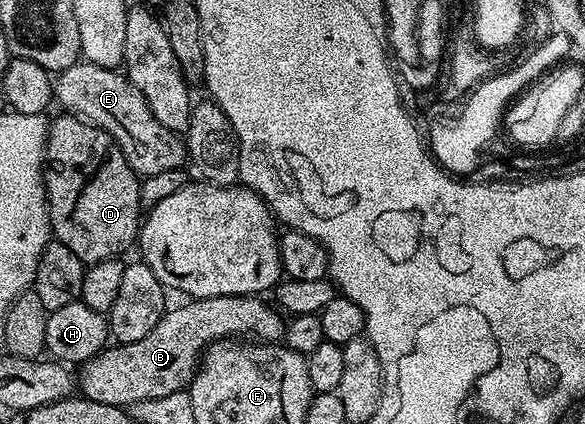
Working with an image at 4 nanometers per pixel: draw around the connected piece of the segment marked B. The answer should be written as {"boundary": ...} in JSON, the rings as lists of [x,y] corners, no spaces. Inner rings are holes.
{"boundary":[[[233,294],[232,296],[212,296],[211,298],[191,298],[183,301],[183,306],[167,309],[162,315],[160,324],[144,336],[144,340],[136,340],[132,344],[107,345],[95,358],[89,358],[81,363],[76,374],[76,386],[81,397],[90,402],[99,402],[109,406],[123,408],[133,407],[136,402],[146,398],[159,398],[181,394],[189,387],[200,365],[200,355],[206,347],[219,340],[230,340],[235,336],[249,336],[259,342],[281,343],[286,336],[287,319],[283,311],[275,308],[265,297],[256,294]]]}

